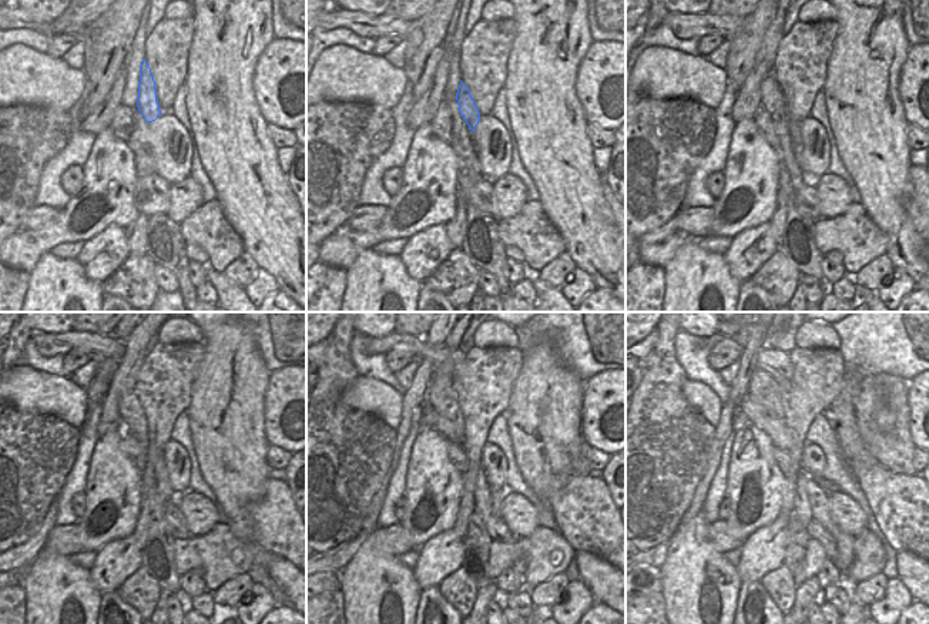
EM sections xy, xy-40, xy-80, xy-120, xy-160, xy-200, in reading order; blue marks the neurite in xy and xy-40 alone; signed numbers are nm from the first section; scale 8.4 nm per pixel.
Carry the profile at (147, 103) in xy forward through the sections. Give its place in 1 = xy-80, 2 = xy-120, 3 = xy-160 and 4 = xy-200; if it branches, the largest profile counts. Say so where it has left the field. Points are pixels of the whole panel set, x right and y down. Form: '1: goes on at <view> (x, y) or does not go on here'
1: goes on at xy-80 (794, 124)
2: goes on at xy-120 (161, 477)
3: goes on at xy-160 (483, 492)
4: goes on at xy-200 (801, 505)

